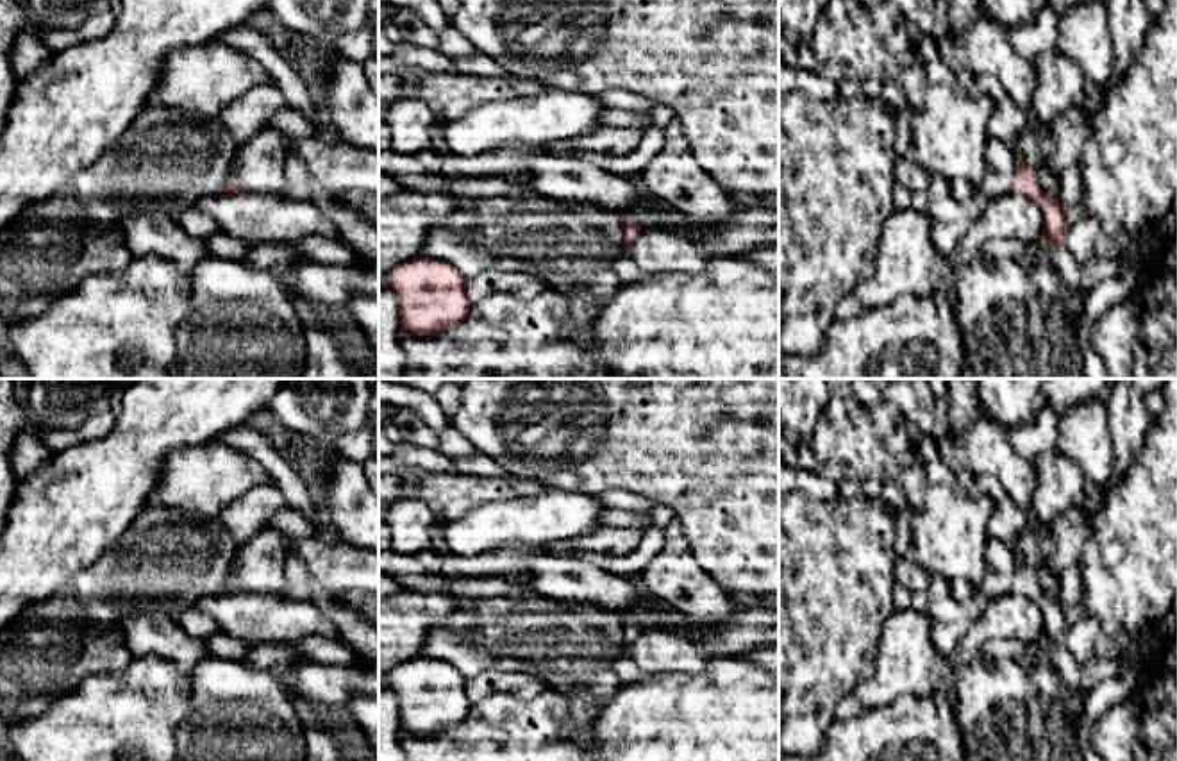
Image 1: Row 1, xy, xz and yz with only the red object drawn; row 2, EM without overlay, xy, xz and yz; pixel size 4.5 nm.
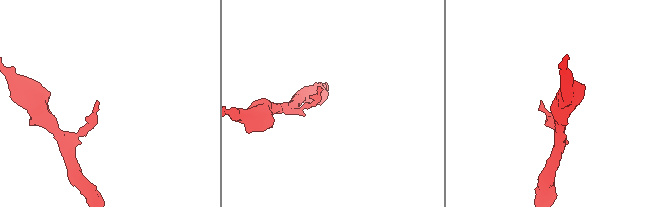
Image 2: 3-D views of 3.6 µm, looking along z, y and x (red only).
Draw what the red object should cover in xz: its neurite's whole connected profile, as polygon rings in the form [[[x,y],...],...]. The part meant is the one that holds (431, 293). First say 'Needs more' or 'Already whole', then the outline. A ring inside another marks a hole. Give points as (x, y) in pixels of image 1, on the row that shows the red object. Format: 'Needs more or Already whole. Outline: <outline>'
Already whole. Outline: [[[420,255],[388,275],[400,330],[429,336],[457,325],[470,311],[466,277],[448,261]]]

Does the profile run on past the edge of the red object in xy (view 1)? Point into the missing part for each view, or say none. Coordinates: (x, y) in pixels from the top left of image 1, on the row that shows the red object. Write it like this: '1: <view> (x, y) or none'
1: none

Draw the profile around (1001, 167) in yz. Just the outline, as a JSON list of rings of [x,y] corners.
[[[989,138],[986,150],[986,171],[979,193],[986,200],[1011,193],[1016,173],[1016,161],[1006,141]]]

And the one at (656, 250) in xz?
[[[663,229],[641,230],[630,257],[647,277],[668,272],[700,273],[709,259],[695,239]]]

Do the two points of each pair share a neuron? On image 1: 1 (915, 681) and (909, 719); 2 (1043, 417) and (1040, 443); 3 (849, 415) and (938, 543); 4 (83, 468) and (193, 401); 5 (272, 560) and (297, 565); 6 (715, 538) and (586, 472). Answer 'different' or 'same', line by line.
1: different
2: same
3: same
4: same
5: different
6: same

